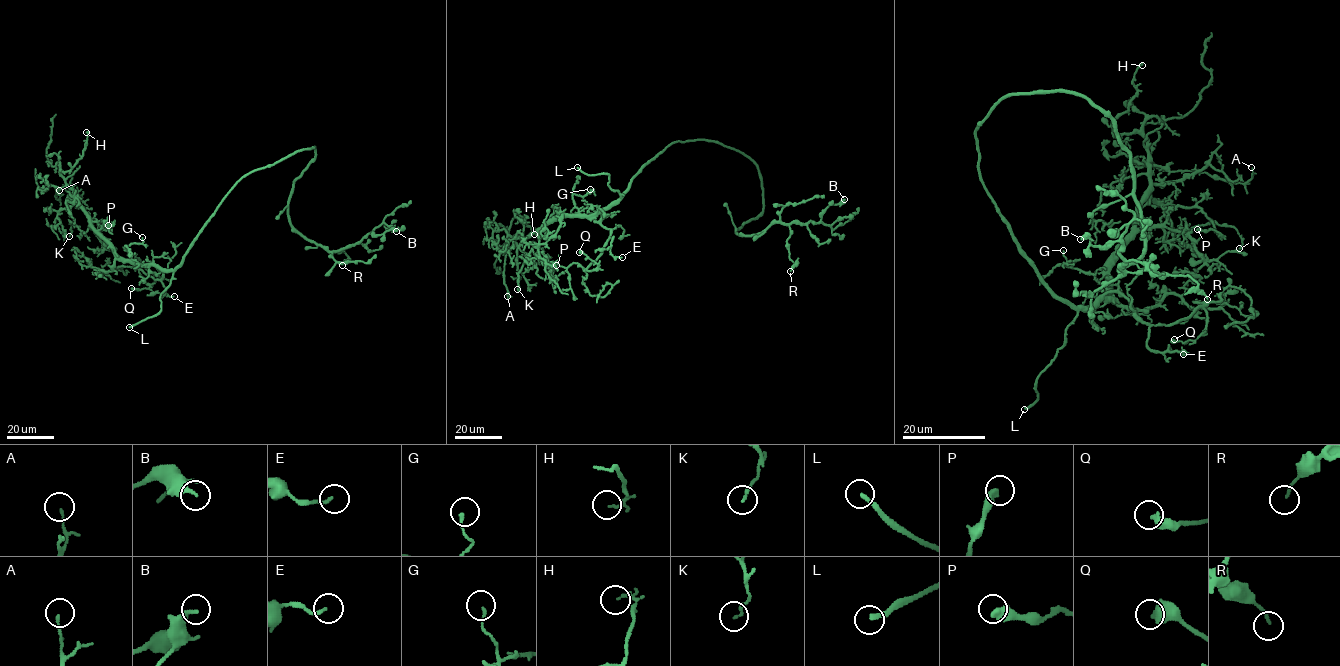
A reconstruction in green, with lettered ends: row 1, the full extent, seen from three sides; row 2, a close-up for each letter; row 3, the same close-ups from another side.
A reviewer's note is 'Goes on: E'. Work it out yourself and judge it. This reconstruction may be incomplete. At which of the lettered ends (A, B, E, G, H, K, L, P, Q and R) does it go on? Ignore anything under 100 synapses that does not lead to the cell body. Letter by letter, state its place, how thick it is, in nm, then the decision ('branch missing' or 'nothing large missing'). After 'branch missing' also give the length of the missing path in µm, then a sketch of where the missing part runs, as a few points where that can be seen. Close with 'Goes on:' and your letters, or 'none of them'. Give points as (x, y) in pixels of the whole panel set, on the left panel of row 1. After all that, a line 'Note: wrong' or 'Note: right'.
A: at (59, 190); 100 nm thick; nothing large missing
B: at (396, 231); 300 nm thick; nothing large missing
E: at (174, 296); 130 nm thick; nothing large missing
G: at (142, 237); 130 nm thick; nothing large missing
H: at (86, 132); 150 nm thick; nothing large missing
K: at (69, 236); 130 nm thick; nothing large missing
L: at (129, 327); 240 nm thick; branch missing; about 20 µm are missing; missing branch runs (129, 327), (114, 335), (110, 351)
P: at (108, 225); 460 nm thick; nothing large missing
Q: at (131, 288); 550 nm thick; nothing large missing
R: at (342, 265); 130 nm thick; nothing large missing
Goes on: L
Note: wrong

